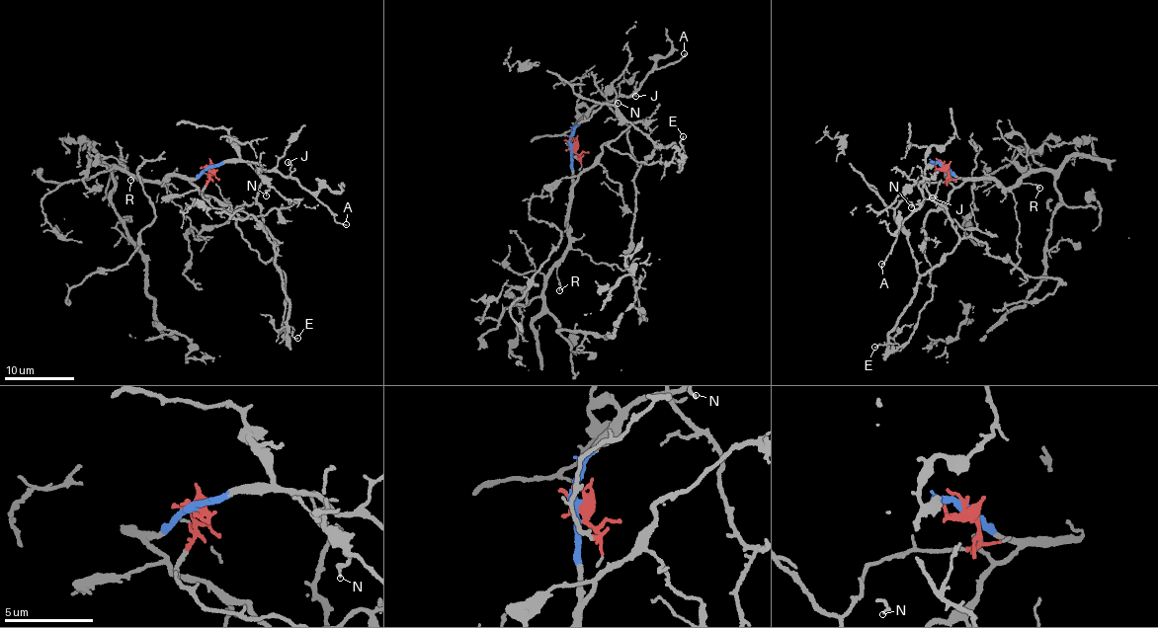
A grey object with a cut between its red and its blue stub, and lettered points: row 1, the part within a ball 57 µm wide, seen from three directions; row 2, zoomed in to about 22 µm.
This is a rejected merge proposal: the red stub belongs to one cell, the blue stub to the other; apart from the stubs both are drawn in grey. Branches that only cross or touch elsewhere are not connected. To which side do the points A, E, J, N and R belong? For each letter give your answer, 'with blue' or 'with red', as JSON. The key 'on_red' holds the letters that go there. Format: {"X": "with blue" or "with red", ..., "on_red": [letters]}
{"A": "with blue", "E": "with red", "J": "with blue", "N": "with red", "R": "with blue", "on_red": ["E", "N"]}

